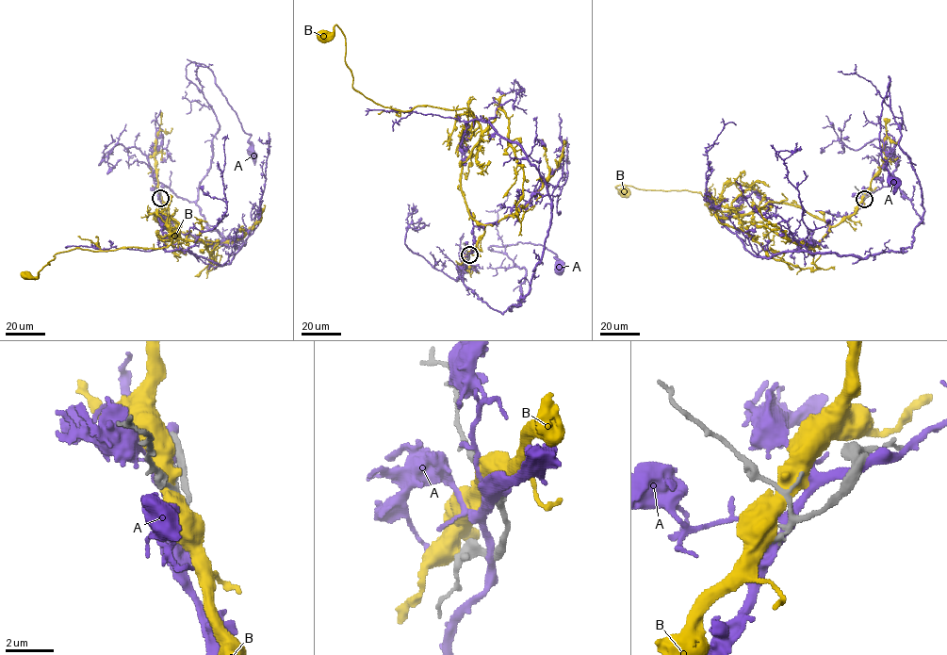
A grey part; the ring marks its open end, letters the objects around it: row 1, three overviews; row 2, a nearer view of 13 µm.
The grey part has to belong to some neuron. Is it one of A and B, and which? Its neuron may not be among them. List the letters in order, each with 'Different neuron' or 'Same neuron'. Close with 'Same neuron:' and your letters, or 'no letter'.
A: Different neuron
B: Different neuron
Same neuron: no letter

